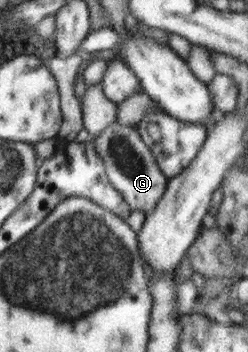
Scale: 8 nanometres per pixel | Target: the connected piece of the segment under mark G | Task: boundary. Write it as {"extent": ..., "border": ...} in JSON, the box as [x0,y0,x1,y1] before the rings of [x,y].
{"extent":[90,119,168,215],"border":[[[115,119],[108,128],[102,128],[102,132],[90,137],[90,140],[95,144],[95,151],[106,166],[107,179],[112,188],[123,196],[131,209],[143,212],[144,215],[154,210],[155,204],[166,191],[168,178],[159,169],[155,157],[143,143],[143,139],[136,129],[130,128],[126,124],[118,124]]]}

